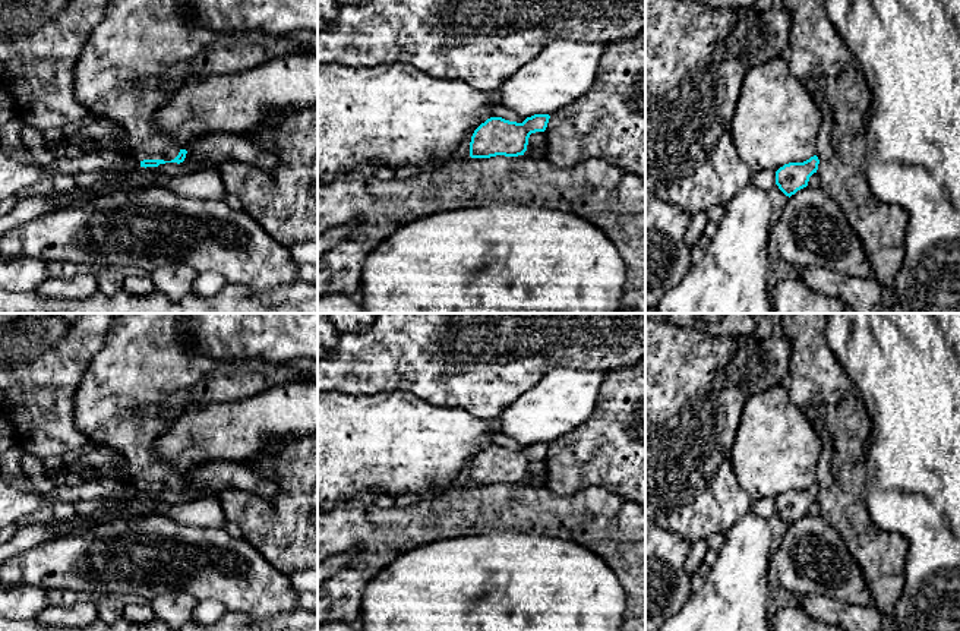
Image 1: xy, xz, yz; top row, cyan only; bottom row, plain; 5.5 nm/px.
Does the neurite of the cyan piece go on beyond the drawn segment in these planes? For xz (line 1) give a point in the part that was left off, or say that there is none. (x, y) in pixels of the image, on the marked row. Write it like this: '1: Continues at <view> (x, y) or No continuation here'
1: No continuation here

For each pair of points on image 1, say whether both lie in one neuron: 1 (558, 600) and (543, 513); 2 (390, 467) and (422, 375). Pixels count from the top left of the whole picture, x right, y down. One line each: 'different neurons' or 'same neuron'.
1: different neurons
2: different neurons

